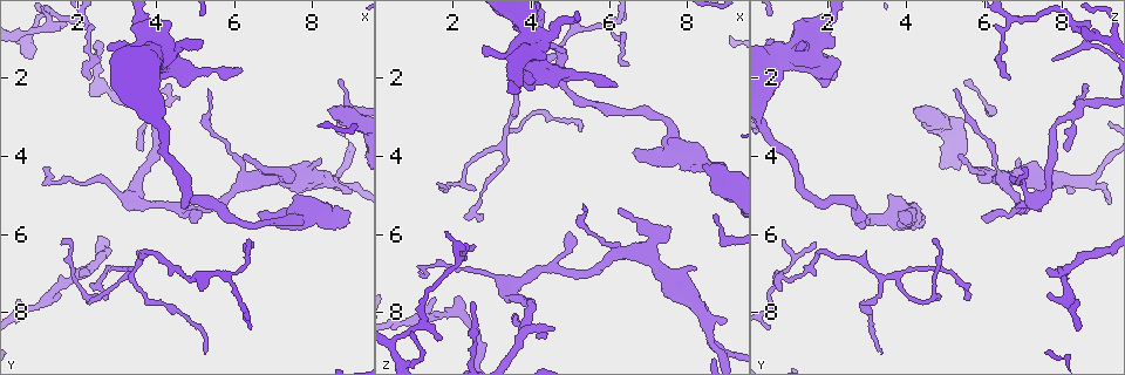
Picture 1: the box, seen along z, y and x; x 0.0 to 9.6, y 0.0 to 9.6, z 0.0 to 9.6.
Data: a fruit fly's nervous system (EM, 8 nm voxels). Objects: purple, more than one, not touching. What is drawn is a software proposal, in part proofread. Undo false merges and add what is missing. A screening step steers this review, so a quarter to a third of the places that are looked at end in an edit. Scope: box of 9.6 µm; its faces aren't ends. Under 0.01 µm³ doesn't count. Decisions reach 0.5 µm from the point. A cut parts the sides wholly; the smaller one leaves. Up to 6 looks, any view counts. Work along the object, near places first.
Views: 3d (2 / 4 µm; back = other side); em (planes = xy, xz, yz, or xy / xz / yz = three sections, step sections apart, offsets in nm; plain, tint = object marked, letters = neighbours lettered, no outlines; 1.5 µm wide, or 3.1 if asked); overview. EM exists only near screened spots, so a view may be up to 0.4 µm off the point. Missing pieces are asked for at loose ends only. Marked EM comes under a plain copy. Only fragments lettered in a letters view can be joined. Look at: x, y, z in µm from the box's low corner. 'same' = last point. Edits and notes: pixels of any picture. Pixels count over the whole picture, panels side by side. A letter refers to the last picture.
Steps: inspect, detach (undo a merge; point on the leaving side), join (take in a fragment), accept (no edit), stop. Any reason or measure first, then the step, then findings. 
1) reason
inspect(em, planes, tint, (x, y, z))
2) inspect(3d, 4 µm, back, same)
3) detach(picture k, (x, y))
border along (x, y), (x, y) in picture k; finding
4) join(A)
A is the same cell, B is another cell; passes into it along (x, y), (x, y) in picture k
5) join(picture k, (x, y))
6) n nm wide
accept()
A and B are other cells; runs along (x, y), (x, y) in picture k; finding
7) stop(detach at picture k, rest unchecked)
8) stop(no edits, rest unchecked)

an open end
inspect(em, xy, step 4, letters, (5.25, 9.05, 3.40))

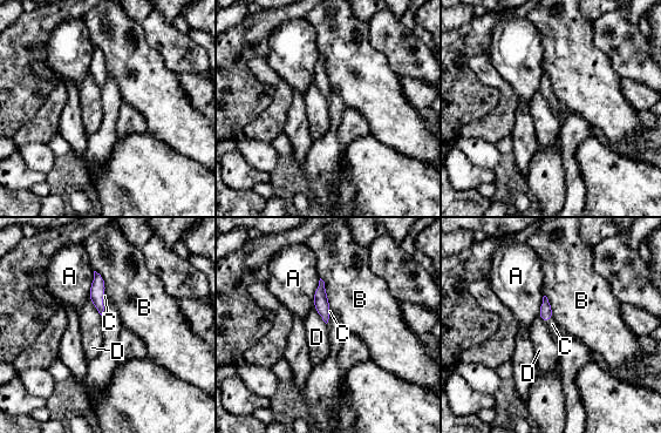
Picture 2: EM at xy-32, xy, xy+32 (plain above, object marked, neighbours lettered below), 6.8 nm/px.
join(C)
C is the same cell, A, B and D are other cells; passes into it along (545, 313), (549, 319), (552, 324) in picture 2; the neuron continues

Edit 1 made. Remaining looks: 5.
redraw
inspect(overview)

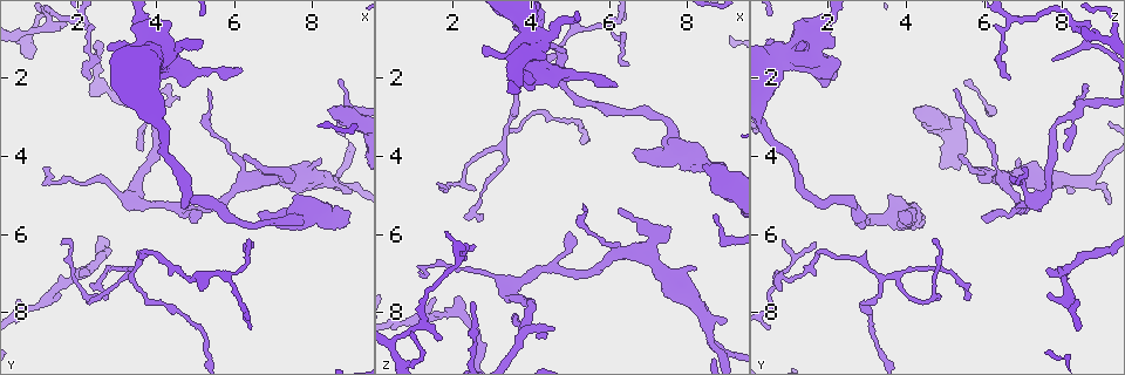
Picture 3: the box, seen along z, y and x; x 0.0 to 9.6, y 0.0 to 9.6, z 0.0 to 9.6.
abrupt turn
inspect(3d, 4 µm, back, (2.25, 7.60, 4.65))

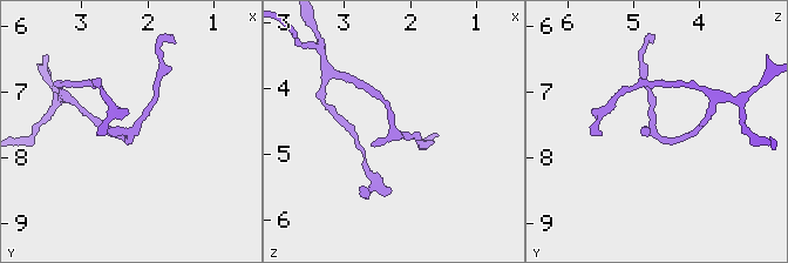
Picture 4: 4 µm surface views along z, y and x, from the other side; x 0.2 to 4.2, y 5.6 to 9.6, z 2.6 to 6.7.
now the EM
inspect(em, planes, tint, (2.20, 7.65, 4.60))

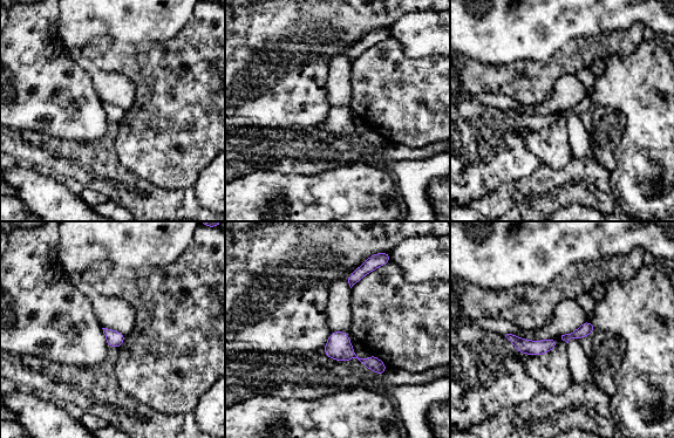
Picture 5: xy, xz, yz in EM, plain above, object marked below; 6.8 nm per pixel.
inspect(em, planes, letters, same)

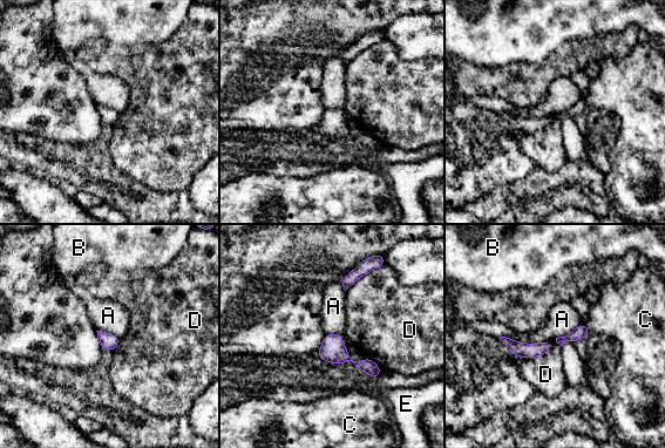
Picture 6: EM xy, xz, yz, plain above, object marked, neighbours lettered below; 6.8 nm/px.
70 nm wide
accept()
A, B, C, D and E are other cells; border along (500, 337), (523, 343), (549, 341) in picture 6; all the same neuron

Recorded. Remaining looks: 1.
stop(join at picture 2, rest unchecked)

